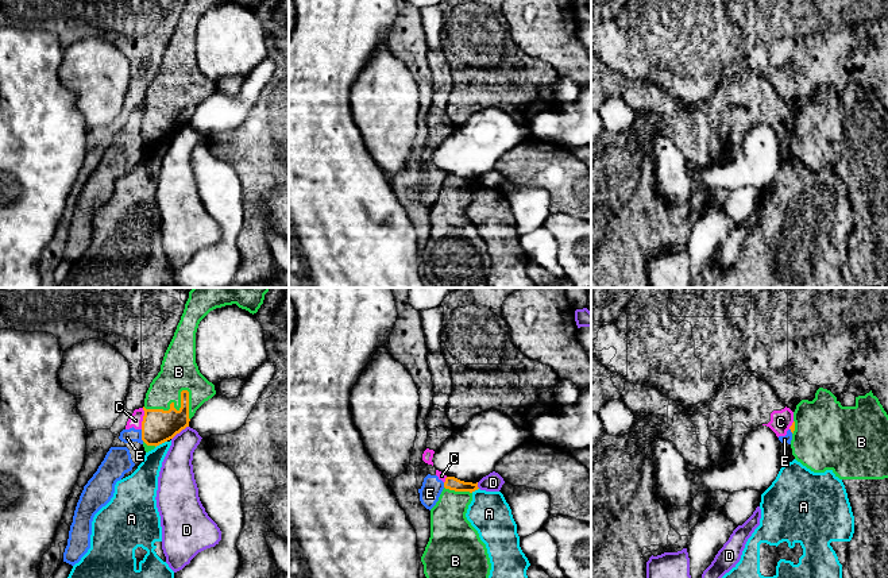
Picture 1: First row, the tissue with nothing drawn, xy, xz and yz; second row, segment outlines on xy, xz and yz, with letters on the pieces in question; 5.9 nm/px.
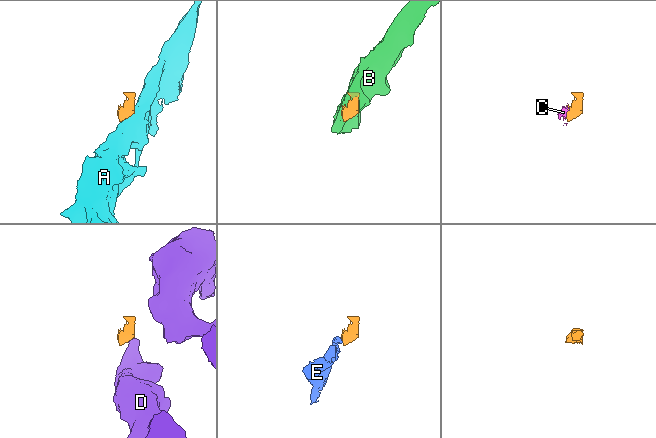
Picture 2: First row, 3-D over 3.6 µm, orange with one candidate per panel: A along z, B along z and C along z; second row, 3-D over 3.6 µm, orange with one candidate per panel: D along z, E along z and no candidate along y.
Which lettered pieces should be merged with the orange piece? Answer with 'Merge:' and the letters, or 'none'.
Merge: B

